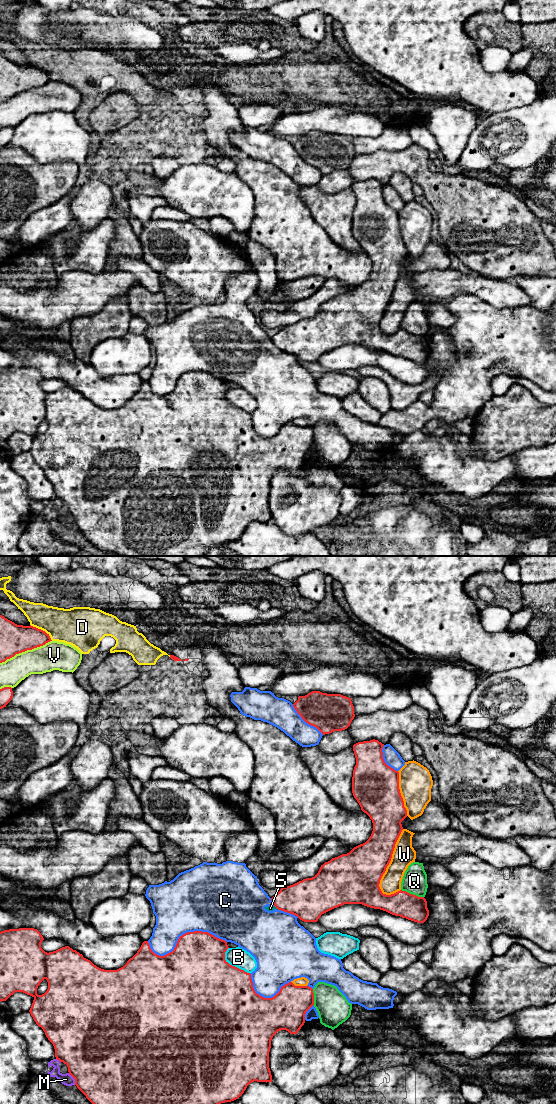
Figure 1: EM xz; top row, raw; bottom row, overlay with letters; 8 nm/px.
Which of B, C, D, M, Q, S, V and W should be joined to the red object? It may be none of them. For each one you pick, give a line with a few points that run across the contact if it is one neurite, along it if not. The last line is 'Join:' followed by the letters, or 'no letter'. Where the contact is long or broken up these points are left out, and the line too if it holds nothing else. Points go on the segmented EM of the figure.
Join: no letter

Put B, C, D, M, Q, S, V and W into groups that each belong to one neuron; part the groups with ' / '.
B / C S / D / M / Q / V / W

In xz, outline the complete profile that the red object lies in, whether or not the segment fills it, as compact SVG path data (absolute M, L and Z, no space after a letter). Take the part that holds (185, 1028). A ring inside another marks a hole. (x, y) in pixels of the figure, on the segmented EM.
M34 928L0 932L0 1002L6 1001L15 992L23 992L34 998L29 1010L31 1016L53 1044L56 1059L67 1065L69 1074L75 1079L75 1085L92 1104L221 1104L234 1101L244 1093L250 1083L272 1082L269 1052L273 1036L280 1030L297 1034L305 1023L306 1012L314 1005L313 989L309 986L295 986L292 982L282 986L272 998L257 994L251 974L225 960L225 952L229 948L227 942L208 932L183 934L174 950L164 956L155 954L148 941L144 941L137 953L117 970L101 969L69 946L47 953L41 948L43 940L41 933ZM44 979L48 982L48 989L44 994L38 995L37 988Z

